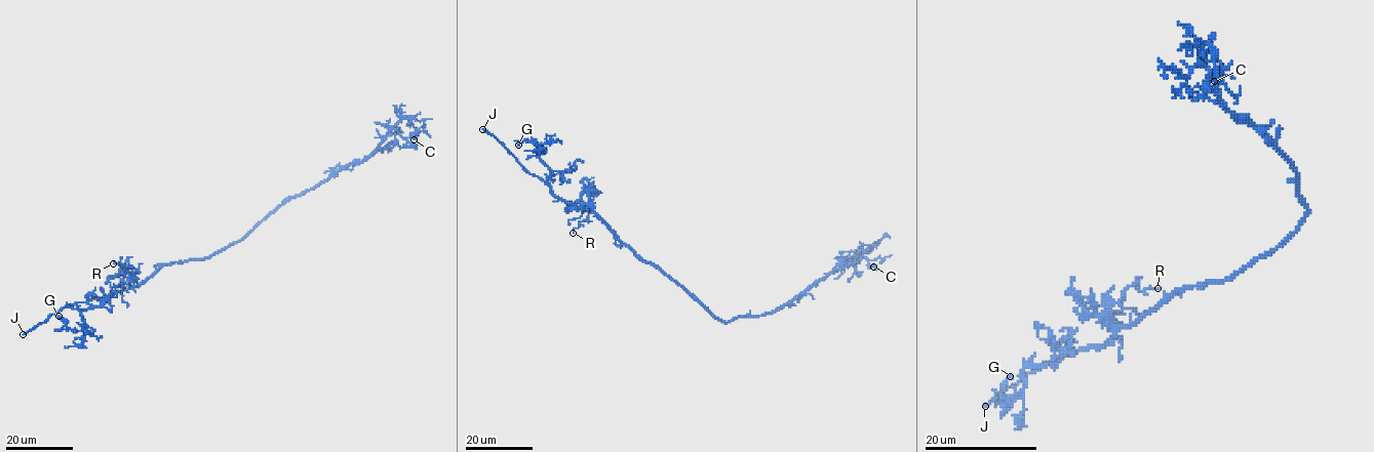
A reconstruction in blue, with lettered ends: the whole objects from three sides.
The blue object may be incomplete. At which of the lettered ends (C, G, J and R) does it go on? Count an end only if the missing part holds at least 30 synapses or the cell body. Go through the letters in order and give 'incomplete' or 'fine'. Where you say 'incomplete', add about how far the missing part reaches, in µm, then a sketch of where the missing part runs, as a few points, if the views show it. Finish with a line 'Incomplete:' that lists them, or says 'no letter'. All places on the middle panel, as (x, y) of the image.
C: fine
G: fine
J: incomplete; about 15 µm are missing
R: fine
Incomplete: J

